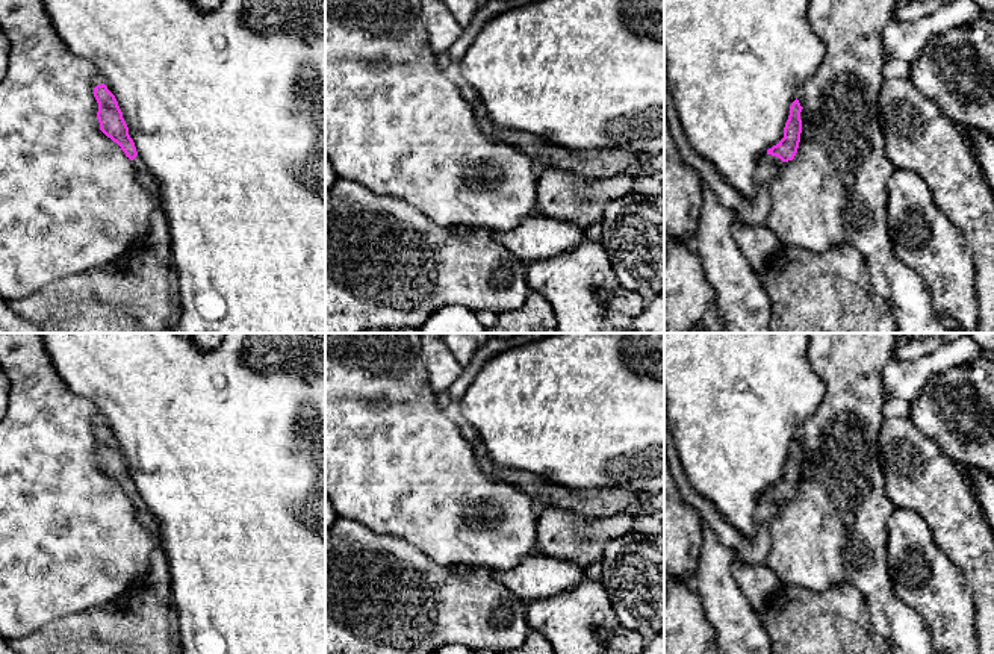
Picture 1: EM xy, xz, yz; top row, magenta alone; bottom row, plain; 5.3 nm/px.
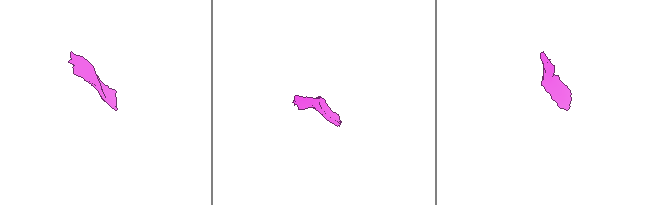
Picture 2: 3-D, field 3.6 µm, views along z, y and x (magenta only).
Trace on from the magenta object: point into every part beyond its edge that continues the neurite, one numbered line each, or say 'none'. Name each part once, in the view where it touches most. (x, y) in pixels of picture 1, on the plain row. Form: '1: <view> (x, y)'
1: yz (766, 512)

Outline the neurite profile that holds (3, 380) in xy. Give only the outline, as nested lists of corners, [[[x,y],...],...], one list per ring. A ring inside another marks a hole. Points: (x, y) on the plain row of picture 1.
[[[0,368],[0,422],[6,415],[9,403],[9,380],[5,371]]]

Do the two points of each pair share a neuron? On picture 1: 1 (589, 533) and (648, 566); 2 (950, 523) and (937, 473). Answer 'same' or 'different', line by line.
1: different
2: same

